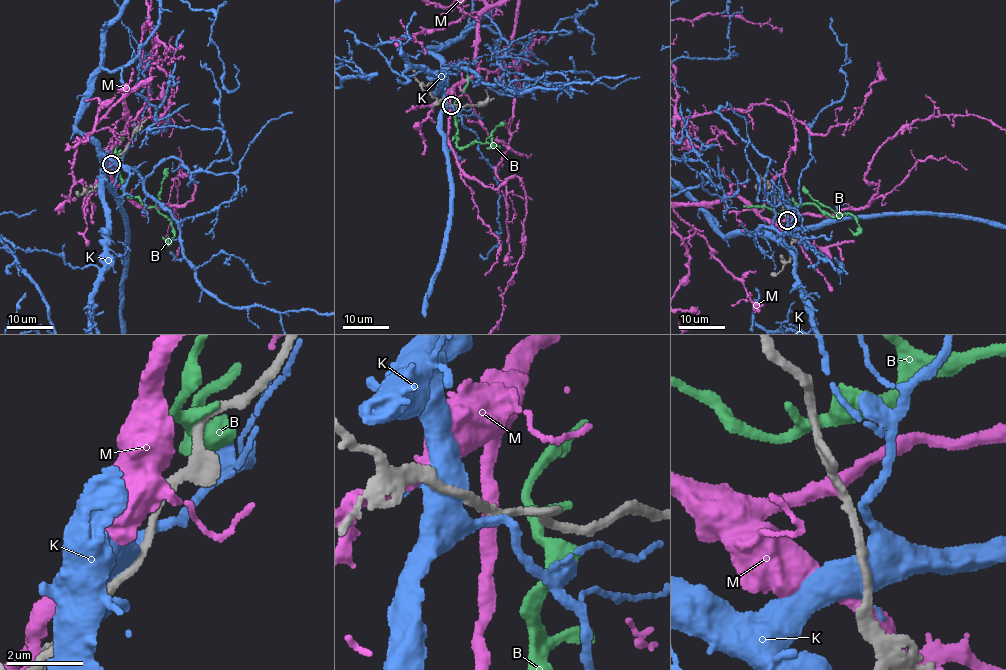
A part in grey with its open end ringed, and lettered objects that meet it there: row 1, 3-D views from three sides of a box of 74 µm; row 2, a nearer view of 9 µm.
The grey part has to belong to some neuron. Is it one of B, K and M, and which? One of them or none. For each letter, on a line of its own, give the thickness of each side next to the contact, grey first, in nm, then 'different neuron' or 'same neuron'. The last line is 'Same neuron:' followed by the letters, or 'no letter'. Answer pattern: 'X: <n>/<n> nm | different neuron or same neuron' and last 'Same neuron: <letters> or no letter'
B: 200/340 nm | different neuron
K: 170/340 nm | different neuron
M: 200/280 nm | different neuron
Same neuron: no letter

